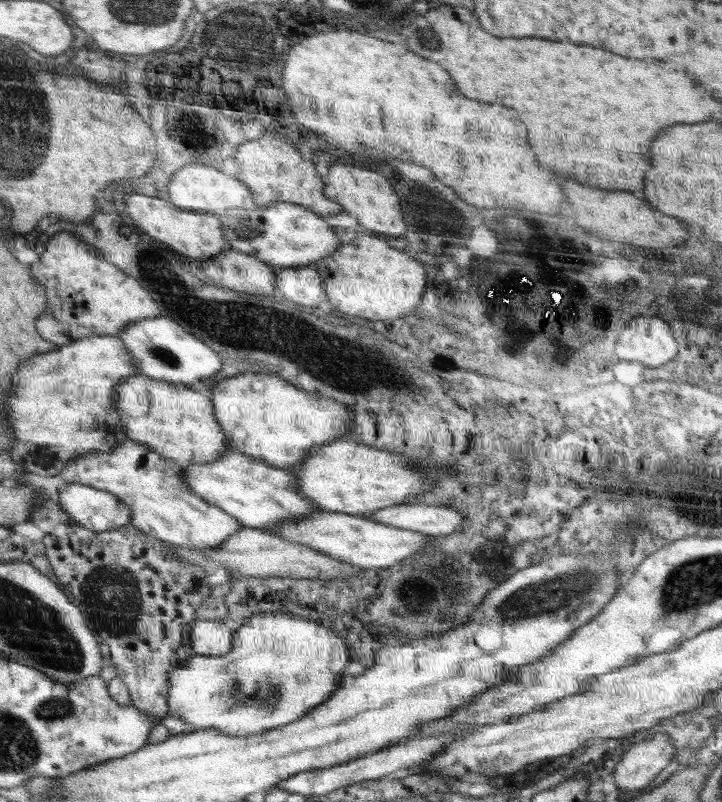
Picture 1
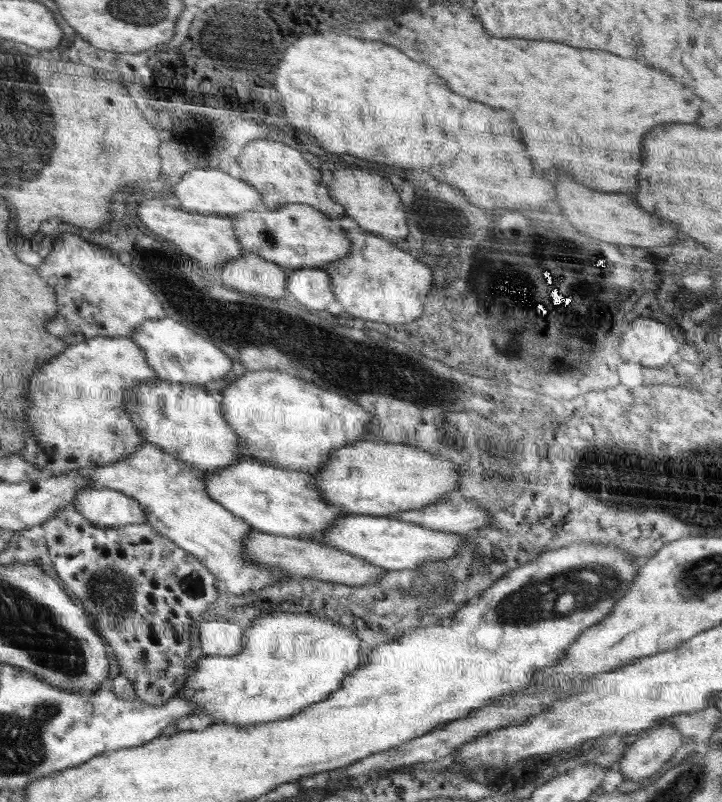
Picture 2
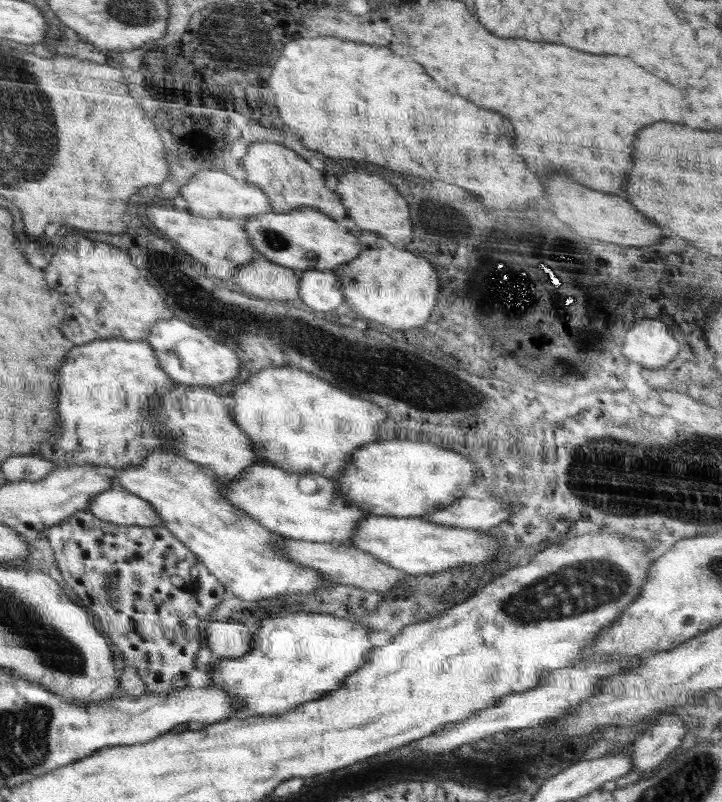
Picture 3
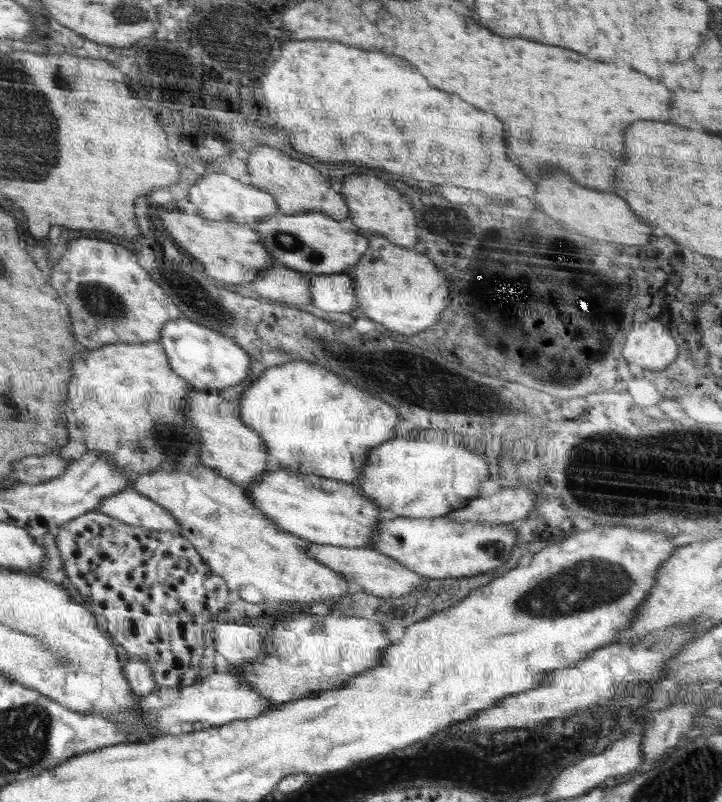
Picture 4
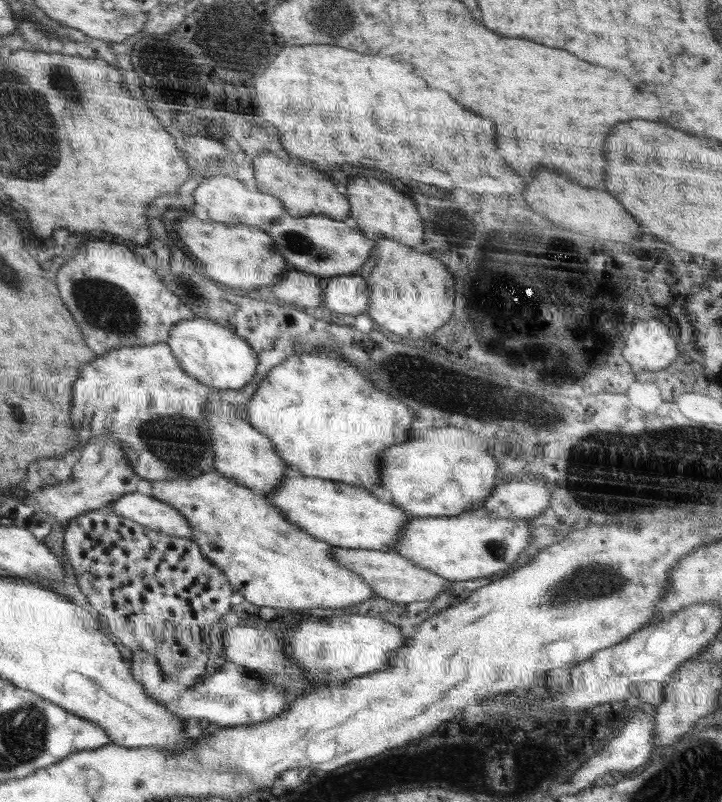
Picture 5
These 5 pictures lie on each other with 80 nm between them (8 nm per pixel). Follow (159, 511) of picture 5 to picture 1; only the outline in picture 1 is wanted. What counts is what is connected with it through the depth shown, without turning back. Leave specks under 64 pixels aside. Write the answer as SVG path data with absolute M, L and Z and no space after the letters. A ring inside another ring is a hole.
M69 483L62 485L57 490L54 499L68 514L71 520L88 530L104 532L106 530L117 529L128 524L131 520L131 510L123 503L123 499L115 494L110 494L107 490L98 490L96 487L84 484Z

